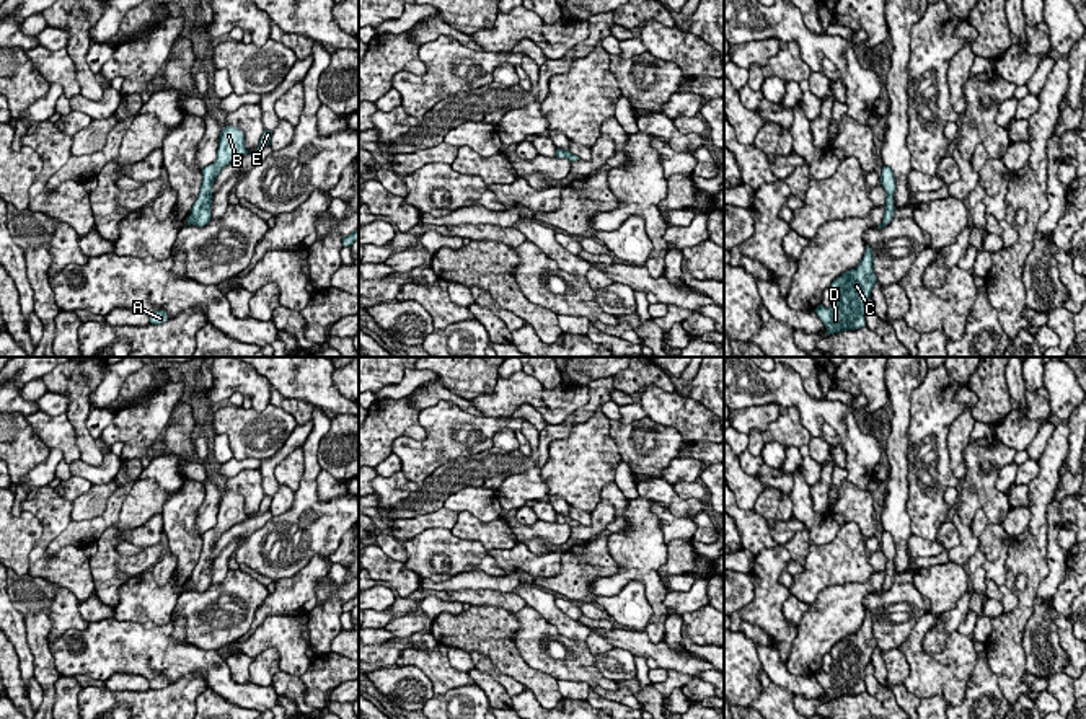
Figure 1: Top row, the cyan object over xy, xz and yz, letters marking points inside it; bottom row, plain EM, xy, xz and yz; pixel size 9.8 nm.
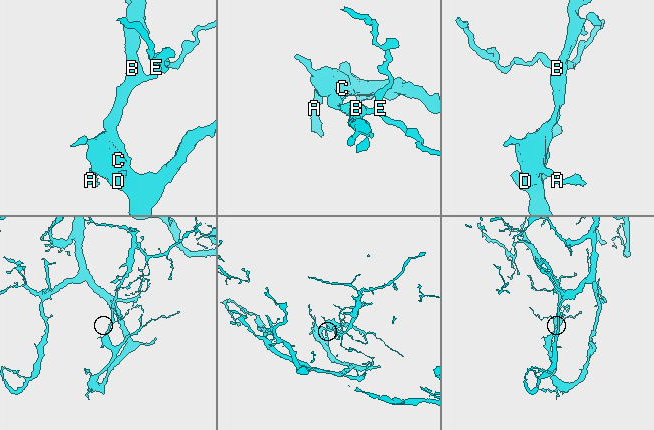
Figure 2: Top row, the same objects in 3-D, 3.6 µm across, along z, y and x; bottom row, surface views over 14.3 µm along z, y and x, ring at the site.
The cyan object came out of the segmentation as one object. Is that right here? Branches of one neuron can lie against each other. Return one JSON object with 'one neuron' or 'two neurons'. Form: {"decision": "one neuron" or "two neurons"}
{"decision": "one neuron"}

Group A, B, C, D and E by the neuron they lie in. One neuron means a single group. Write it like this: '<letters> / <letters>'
A B C D E

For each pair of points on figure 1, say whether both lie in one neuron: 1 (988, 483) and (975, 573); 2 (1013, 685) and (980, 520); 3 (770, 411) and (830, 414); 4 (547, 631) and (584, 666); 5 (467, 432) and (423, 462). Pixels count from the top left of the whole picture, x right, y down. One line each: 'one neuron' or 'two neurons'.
1: two neurons
2: two neurons
3: two neurons
4: one neuron
5: one neuron

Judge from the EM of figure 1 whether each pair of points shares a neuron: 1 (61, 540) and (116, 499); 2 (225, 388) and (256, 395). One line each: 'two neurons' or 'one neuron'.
1: one neuron
2: one neuron

